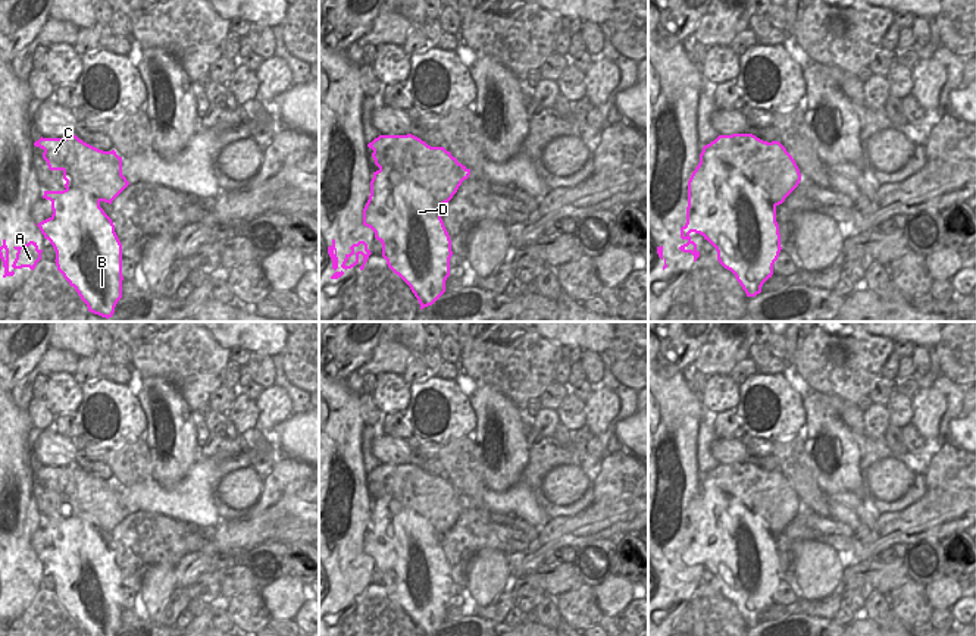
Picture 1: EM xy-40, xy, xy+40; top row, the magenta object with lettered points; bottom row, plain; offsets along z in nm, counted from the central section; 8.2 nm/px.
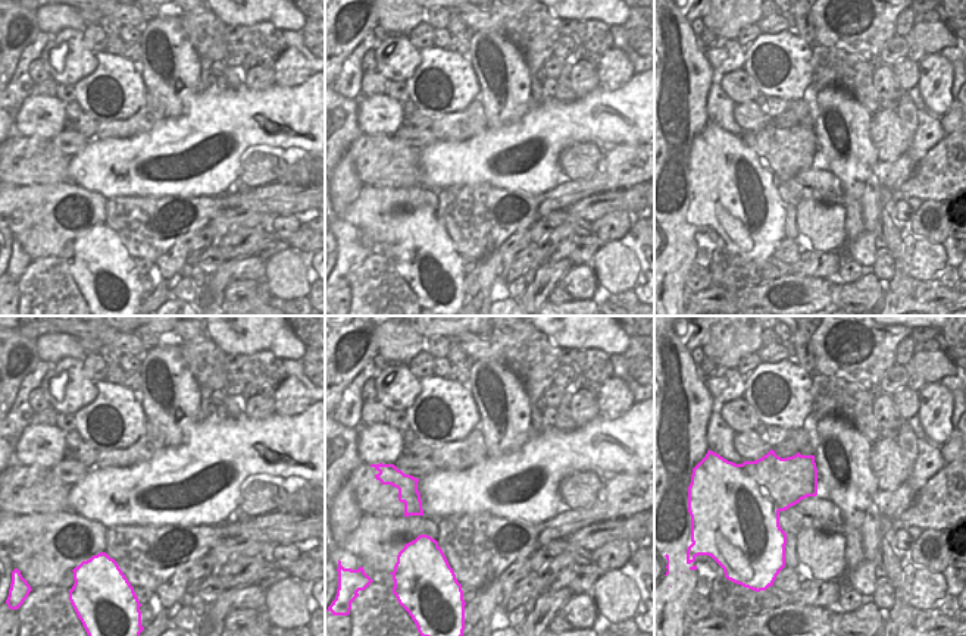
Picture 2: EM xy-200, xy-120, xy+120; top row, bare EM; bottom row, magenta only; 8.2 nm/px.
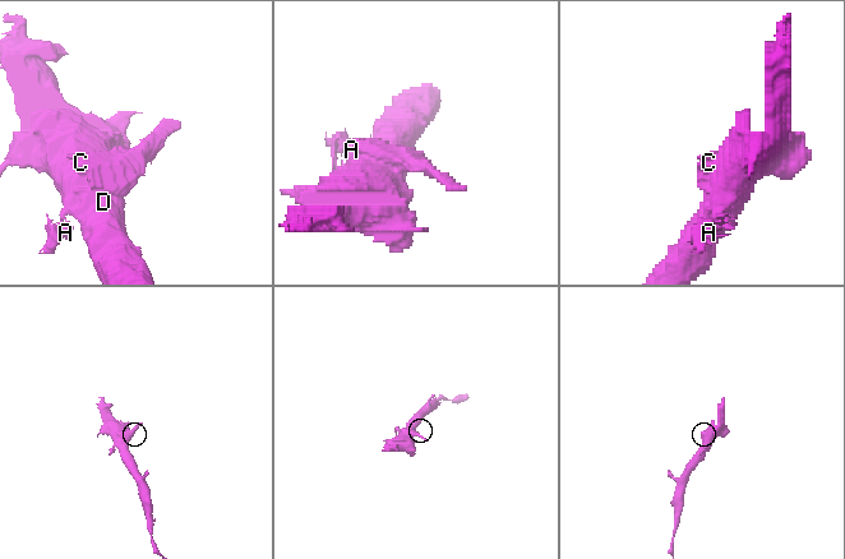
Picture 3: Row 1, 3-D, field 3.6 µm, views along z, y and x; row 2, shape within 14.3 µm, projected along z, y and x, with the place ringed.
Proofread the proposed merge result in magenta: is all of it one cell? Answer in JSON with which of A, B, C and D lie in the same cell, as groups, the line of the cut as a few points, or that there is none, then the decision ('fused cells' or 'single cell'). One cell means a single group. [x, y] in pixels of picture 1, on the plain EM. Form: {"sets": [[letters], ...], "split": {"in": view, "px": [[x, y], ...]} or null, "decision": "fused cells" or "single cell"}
{"sets": [["A", "B", "D"], ["C"]], "split": {"in": "xy+40", "px": [[703, 478], [722, 479], [775, 535]]}, "decision": "fused cells"}

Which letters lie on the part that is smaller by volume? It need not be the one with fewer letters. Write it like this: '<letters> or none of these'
C

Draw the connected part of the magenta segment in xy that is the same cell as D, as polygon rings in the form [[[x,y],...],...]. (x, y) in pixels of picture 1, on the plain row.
[[[373,501],[363,554],[375,561],[388,596],[410,615],[420,636],[445,621],[450,605],[451,568],[441,536],[426,516],[412,516],[401,501]]]

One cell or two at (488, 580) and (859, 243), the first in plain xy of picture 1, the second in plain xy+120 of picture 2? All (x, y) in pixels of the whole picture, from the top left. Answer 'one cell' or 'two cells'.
two cells

